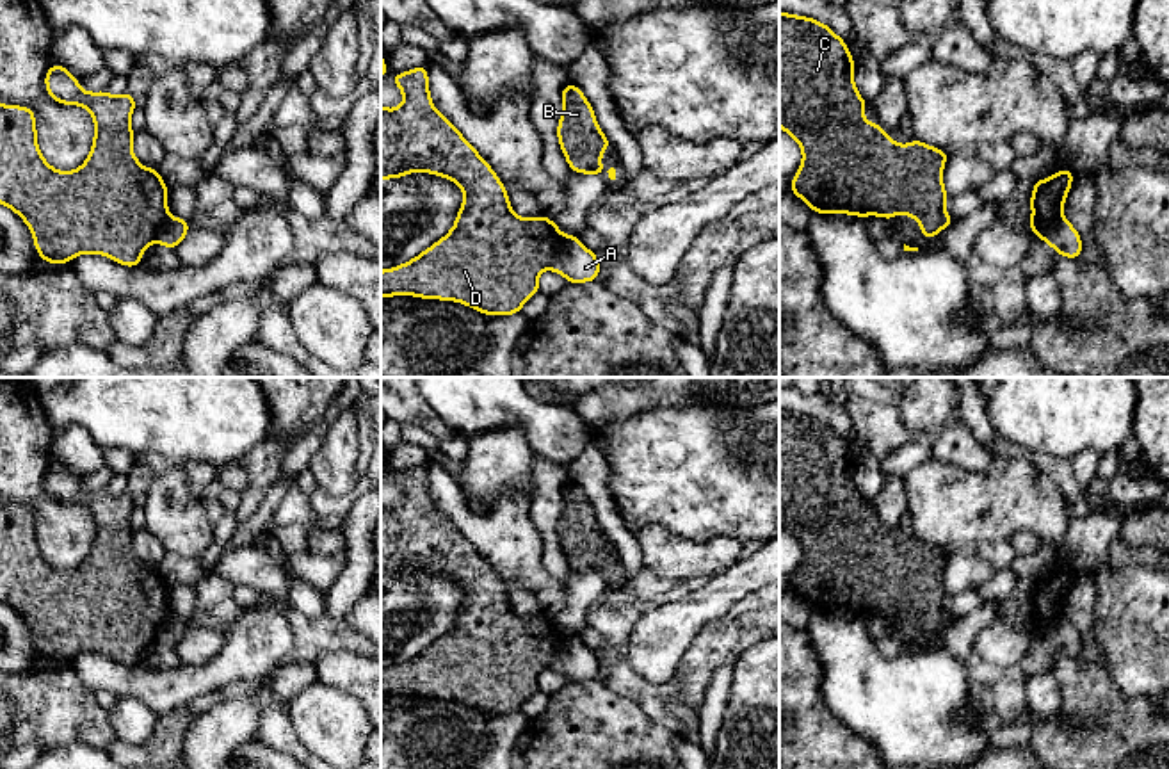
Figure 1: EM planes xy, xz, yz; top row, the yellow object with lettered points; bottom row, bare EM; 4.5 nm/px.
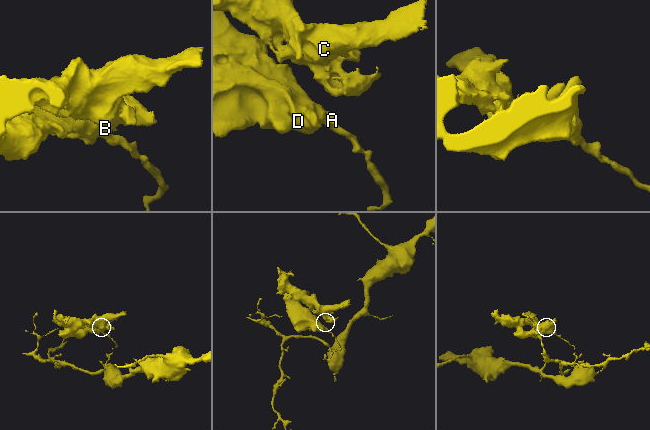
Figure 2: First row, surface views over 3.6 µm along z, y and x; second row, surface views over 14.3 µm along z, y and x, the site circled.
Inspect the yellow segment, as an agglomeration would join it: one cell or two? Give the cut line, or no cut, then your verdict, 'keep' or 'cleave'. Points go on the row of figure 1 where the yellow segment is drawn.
cut xz (563, 235), (556, 260), (548, 267); cleave

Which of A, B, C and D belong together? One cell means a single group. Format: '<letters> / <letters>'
A / B C D

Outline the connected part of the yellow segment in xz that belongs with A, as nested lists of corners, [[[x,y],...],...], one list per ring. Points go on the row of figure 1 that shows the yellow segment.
[[[562,235],[555,262],[550,267],[564,276],[569,285],[594,281],[600,274],[598,256],[589,251],[578,237]]]

